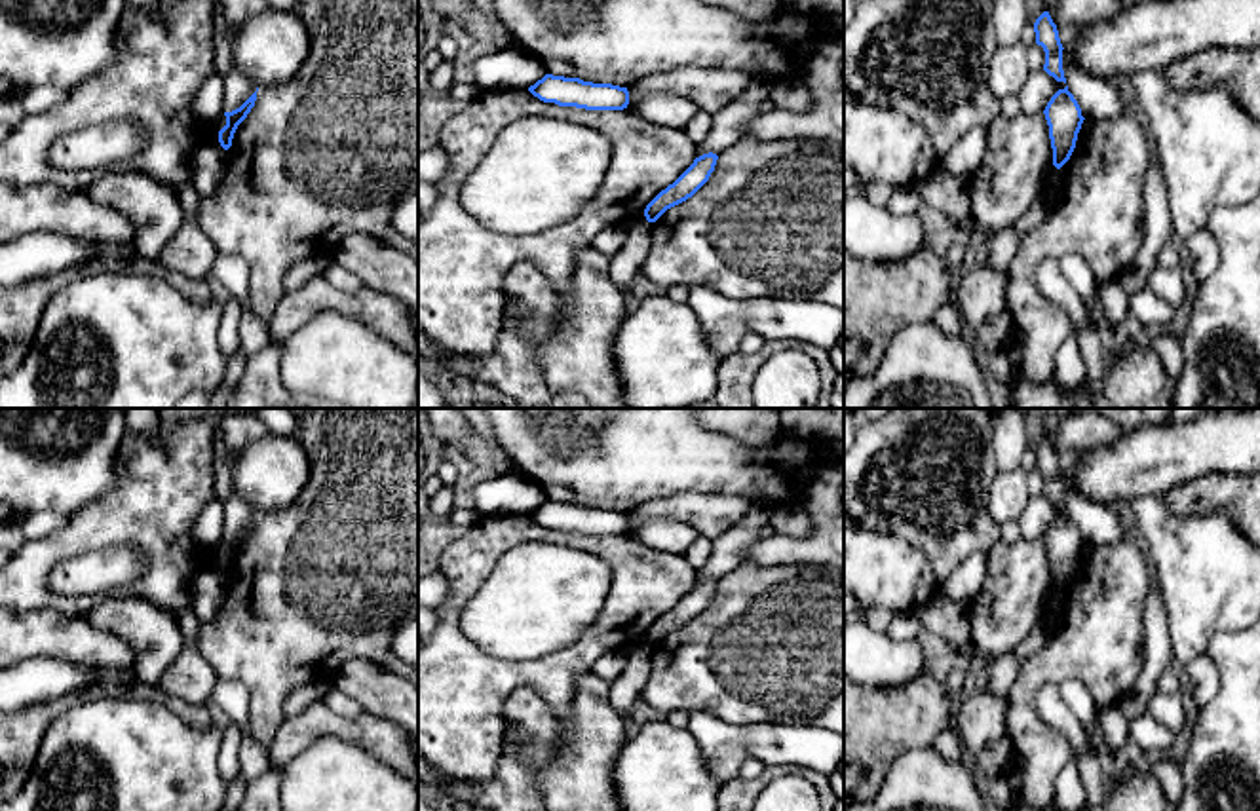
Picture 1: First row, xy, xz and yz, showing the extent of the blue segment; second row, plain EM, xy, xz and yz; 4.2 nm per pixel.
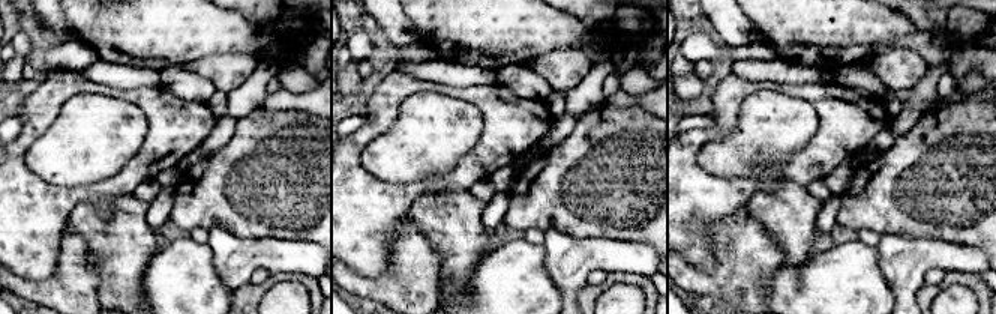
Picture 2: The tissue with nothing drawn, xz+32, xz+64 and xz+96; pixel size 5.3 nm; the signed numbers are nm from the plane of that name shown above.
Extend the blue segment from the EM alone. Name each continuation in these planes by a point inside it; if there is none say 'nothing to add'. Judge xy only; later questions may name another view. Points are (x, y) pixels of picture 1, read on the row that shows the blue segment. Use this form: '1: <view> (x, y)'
nothing to add

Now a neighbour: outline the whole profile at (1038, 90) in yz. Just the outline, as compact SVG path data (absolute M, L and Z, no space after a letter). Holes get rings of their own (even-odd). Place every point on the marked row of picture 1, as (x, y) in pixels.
M1043 68L1032 70L1021 93L1017 95L1021 101L1021 112L1026 116L1043 112L1051 97L1064 87L1064 82L1057 82Z

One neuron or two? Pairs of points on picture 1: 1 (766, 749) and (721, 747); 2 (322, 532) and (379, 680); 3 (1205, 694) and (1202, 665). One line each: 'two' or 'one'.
1: one
2: two
3: one

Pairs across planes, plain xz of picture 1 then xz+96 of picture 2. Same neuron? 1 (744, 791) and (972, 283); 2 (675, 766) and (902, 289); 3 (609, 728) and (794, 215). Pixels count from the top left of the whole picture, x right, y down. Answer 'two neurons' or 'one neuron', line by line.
1: one neuron
2: two neurons
3: one neuron

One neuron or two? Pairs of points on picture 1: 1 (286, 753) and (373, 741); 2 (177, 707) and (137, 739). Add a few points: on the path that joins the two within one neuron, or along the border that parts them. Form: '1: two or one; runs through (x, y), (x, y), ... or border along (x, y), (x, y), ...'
1: one; runs through (306, 732), (310, 728), (352, 730)
2: two; border along (151, 699), (192, 726), (211, 724)

